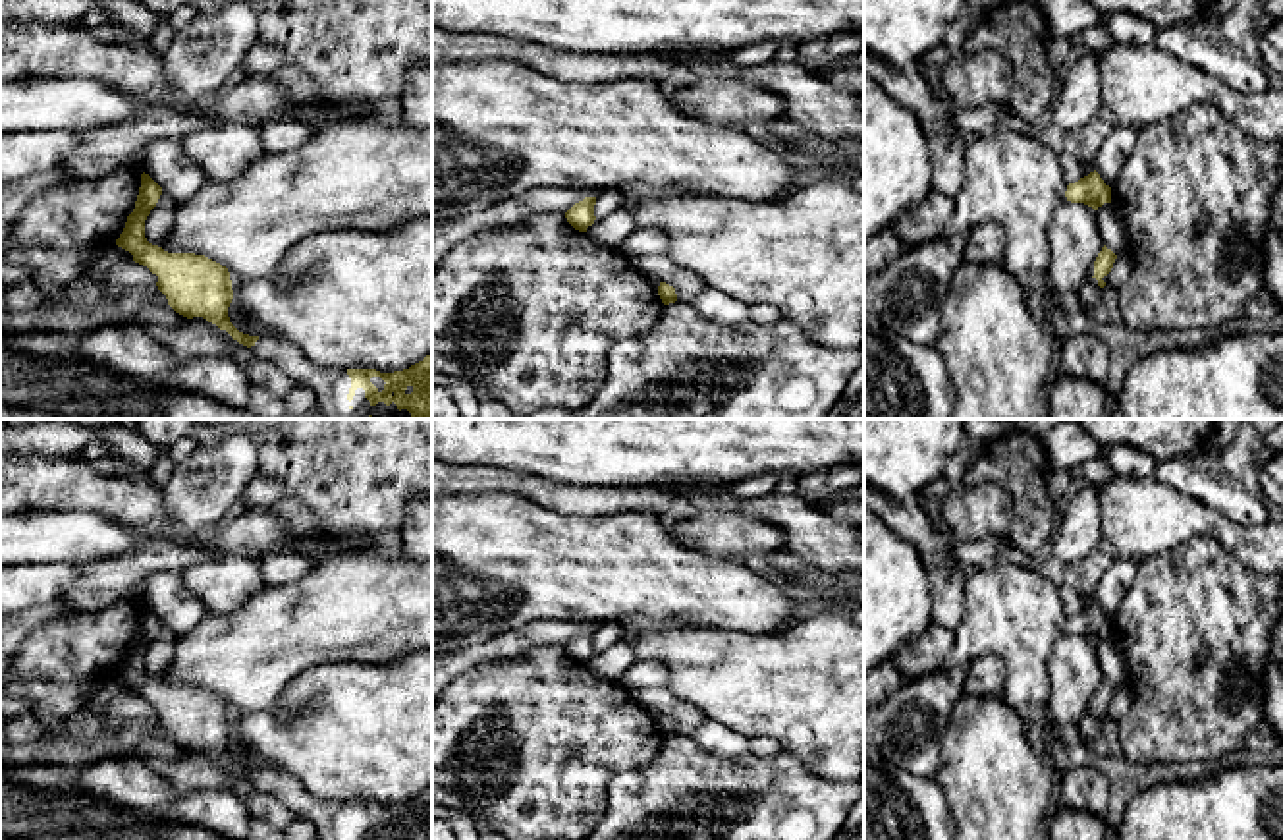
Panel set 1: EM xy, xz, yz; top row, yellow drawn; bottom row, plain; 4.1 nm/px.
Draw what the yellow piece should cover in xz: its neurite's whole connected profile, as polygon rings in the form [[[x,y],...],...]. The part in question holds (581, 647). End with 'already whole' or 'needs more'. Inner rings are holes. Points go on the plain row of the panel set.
[[[585,630],[583,633],[575,635],[567,645],[565,651],[567,655],[579,662],[579,664],[587,664],[588,658],[594,657],[596,649],[594,649],[594,637],[596,637],[596,630]]]; already whole

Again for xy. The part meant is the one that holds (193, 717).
[[[141,606],[141,620],[133,645],[116,678],[129,684],[133,693],[158,709],[158,722],[168,738],[187,749],[203,749],[226,763],[233,772],[247,778],[297,817],[314,825],[320,840],[432,840],[432,788],[403,803],[380,805],[376,801],[347,801],[313,798],[289,772],[260,765],[239,765],[228,749],[233,732],[232,713],[226,699],[195,686],[168,686],[145,670],[145,653],[156,639],[162,620]]]; needs more

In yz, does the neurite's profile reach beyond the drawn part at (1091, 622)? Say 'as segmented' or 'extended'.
as segmented

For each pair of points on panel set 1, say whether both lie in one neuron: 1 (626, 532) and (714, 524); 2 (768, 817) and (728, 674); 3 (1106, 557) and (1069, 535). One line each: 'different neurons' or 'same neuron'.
1: different neurons
2: different neurons
3: different neurons

